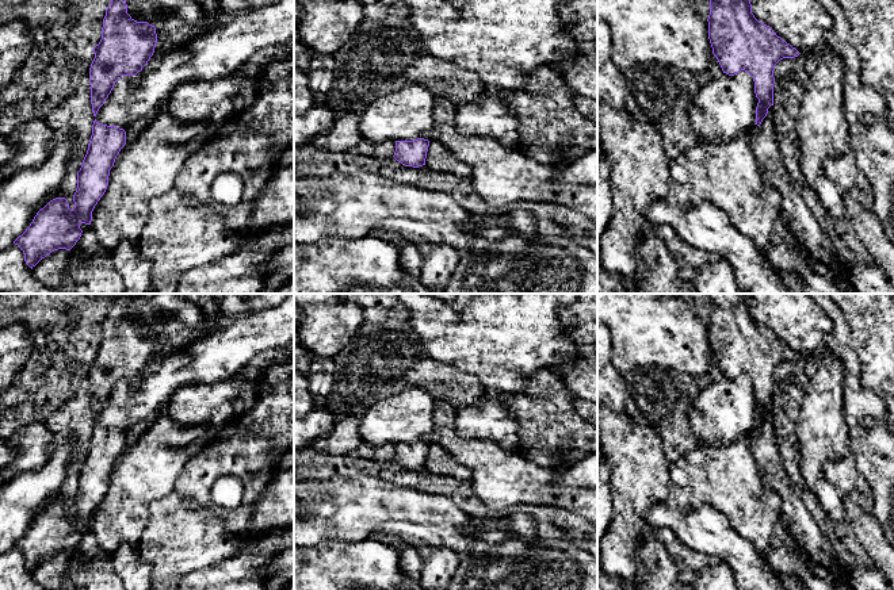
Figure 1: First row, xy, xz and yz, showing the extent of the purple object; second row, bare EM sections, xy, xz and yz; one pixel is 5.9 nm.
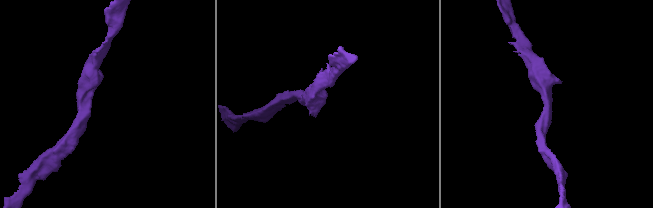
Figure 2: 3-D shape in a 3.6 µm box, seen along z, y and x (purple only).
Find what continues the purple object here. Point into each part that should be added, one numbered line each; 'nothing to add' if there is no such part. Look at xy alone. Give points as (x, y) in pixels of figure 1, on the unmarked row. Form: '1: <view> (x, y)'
nothing to add

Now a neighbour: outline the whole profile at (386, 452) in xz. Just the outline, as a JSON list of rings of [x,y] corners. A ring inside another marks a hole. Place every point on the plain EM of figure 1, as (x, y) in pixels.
[[[385,444],[381,447],[375,447],[368,449],[366,445],[362,445],[359,449],[348,453],[352,457],[368,457],[372,461],[391,461],[396,455],[396,445],[394,444]]]

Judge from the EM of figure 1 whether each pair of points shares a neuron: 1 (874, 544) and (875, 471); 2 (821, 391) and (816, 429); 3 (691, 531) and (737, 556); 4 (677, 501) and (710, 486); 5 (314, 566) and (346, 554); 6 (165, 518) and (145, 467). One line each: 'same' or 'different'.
1: different
2: same
3: same
4: different
5: same
6: different

